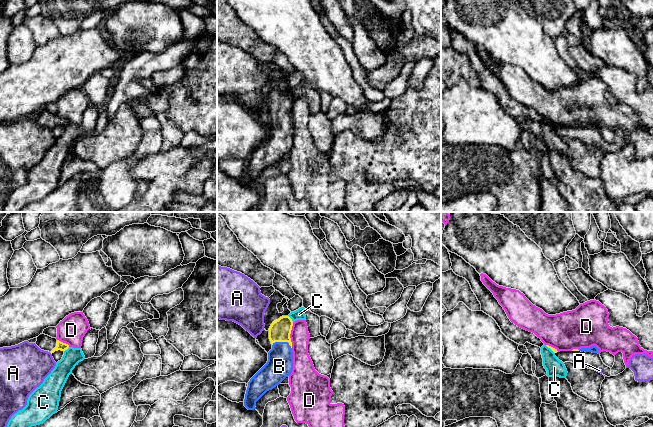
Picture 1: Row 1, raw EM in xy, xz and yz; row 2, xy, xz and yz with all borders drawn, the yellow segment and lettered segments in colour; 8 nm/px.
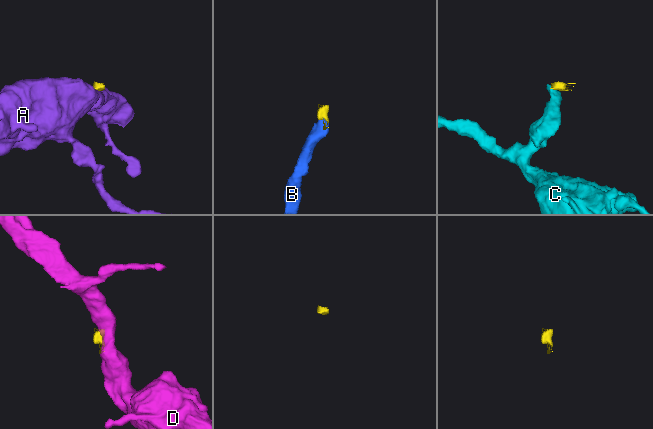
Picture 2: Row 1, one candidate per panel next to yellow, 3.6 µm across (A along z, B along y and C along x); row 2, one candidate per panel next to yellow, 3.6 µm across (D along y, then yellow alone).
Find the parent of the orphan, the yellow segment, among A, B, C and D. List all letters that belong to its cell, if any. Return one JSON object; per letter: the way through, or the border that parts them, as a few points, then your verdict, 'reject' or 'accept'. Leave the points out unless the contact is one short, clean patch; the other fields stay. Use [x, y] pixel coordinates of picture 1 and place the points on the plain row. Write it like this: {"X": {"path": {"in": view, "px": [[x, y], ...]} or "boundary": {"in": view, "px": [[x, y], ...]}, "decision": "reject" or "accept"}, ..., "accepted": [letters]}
{"A": {"boundary": {"in": "xy", "px": [[47, 127], [51, 130]]}, "decision": "reject"}, "B": {"path": {"in": "xz", "px": [[280, 106], [283, 117], [279, 142]]}, "decision": "accept"}, "C": {"boundary": {"in": "xz", "px": [[288, 91], [293, 97]]}, "decision": "reject"}, "D": {"boundary": {"in": "xz", "px": [[293, 98], [290, 110], [291, 123]]}, "decision": "reject"}, "accepted": ["B"]}

